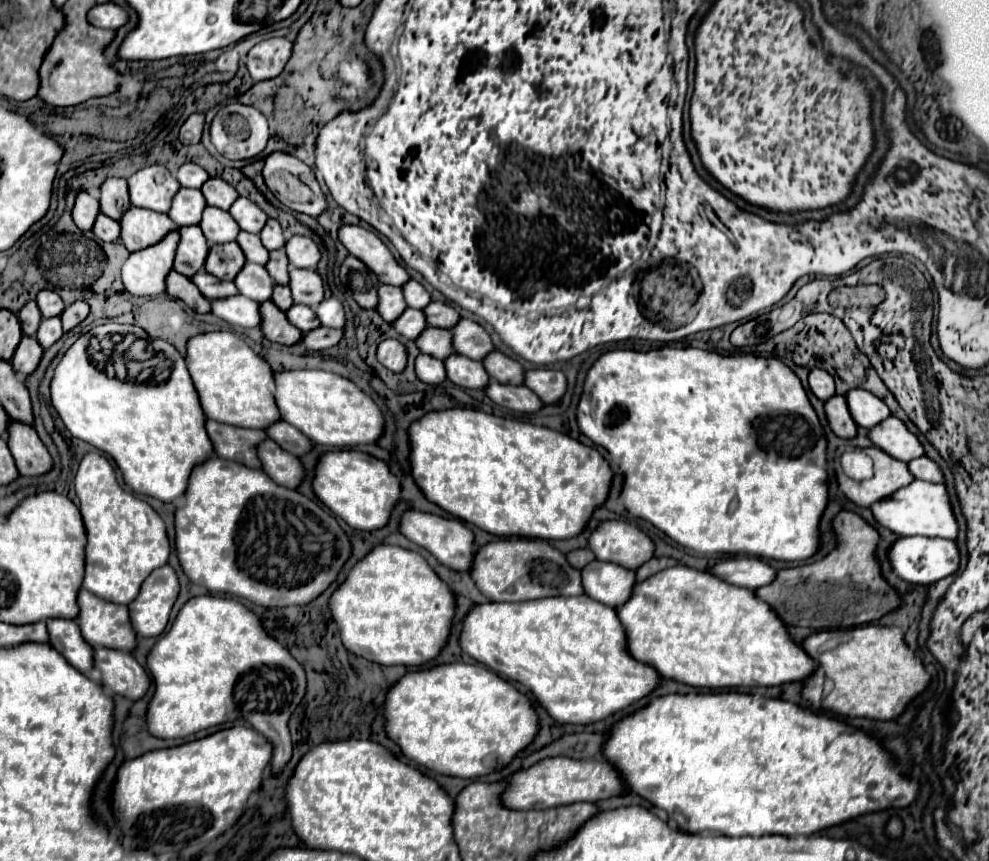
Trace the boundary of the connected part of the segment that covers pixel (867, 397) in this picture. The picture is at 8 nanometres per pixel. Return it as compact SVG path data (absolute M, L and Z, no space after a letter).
M854 389L854 391L846 393L846 399L848 399L850 413L852 413L854 421L860 427L872 429L874 425L878 425L880 421L890 417L888 405L880 397L876 397L874 393L870 393L866 389Z

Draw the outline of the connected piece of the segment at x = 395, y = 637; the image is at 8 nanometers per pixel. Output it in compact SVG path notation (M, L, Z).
M378 545L374 547L348 575L348 579L334 591L330 599L330 611L340 627L342 643L350 653L356 653L368 661L380 665L406 665L420 667L440 655L446 647L456 613L454 591L444 583L426 559L416 553L396 545Z

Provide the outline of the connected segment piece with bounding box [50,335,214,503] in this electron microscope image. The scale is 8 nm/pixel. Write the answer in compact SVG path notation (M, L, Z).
M84 335L70 347L70 351L58 363L50 391L52 391L54 409L58 411L60 419L64 421L64 425L68 427L68 431L74 437L112 455L116 465L124 473L124 481L136 493L142 493L142 495L148 495L148 497L168 503L186 493L192 469L196 465L204 463L214 453L214 445L204 427L206 415L202 411L198 393L190 379L186 359L168 341L162 341L162 339L154 339L154 341L160 343L160 347L156 351L160 353L158 357L164 359L162 373L152 373L150 377L154 377L154 379L150 379L146 385L134 383L134 381L120 381L116 377L108 377L106 371L96 369L94 361L88 353L90 337Z

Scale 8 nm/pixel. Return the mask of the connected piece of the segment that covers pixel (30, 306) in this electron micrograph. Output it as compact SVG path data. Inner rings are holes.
M30 301L22 307L22 311L18 313L18 321L22 325L22 333L28 335L28 337L34 337L36 331L38 331L38 325L42 321L42 315L40 315L40 309L36 305L36 301Z

